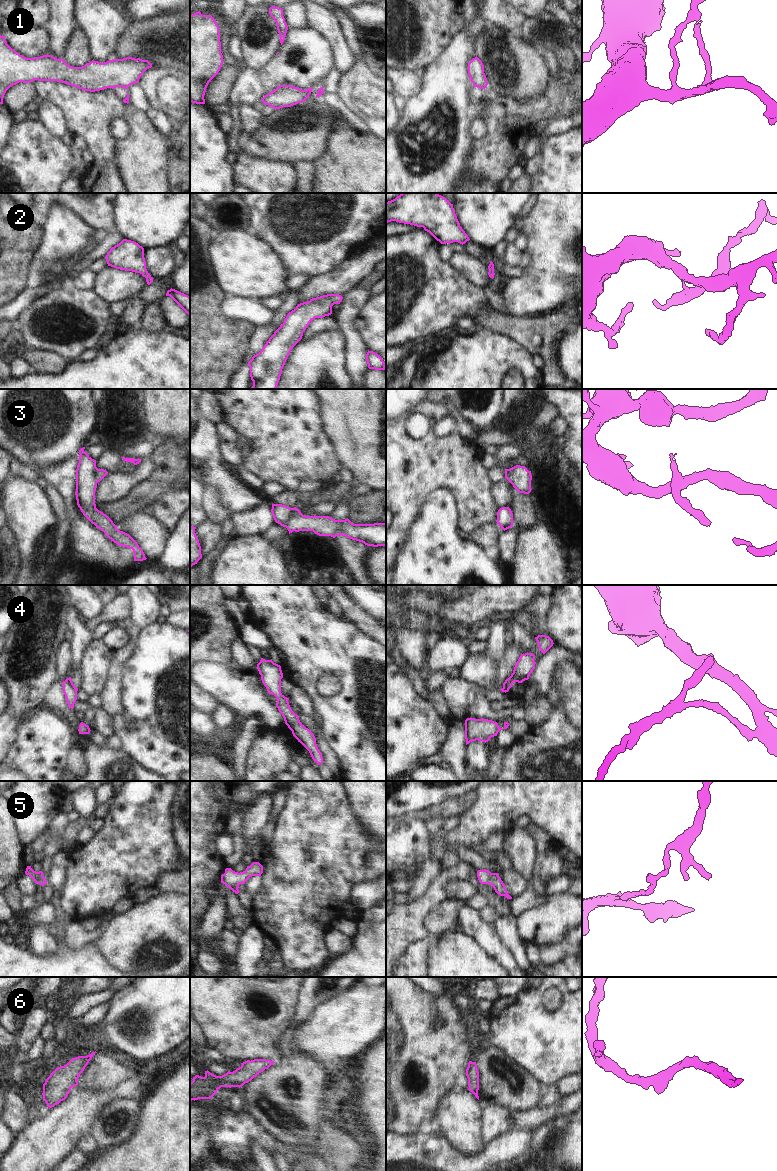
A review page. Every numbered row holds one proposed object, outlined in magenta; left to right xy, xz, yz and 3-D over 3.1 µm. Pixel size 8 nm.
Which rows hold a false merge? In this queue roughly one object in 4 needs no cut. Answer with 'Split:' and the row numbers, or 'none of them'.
Split: 1, 3, 5.

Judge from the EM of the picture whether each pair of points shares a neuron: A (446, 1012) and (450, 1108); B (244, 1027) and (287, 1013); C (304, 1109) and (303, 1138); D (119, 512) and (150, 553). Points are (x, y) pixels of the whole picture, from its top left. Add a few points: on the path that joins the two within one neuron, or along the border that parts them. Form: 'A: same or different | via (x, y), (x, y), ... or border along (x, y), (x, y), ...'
A: different | border along (467, 1088), (459, 1092), (448, 1092), (435, 1111)
B: same | via (255, 1020), (267, 1020), (276, 1015)
C: same | via (303, 1116), (303, 1131)
D: different | border along (141, 509), (132, 512), (116, 524)

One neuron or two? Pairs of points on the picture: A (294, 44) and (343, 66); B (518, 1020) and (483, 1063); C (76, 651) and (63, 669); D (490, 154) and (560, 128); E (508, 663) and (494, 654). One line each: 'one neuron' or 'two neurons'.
A: two neurons
B: two neurons
C: two neurons
D: two neurons
E: two neurons

